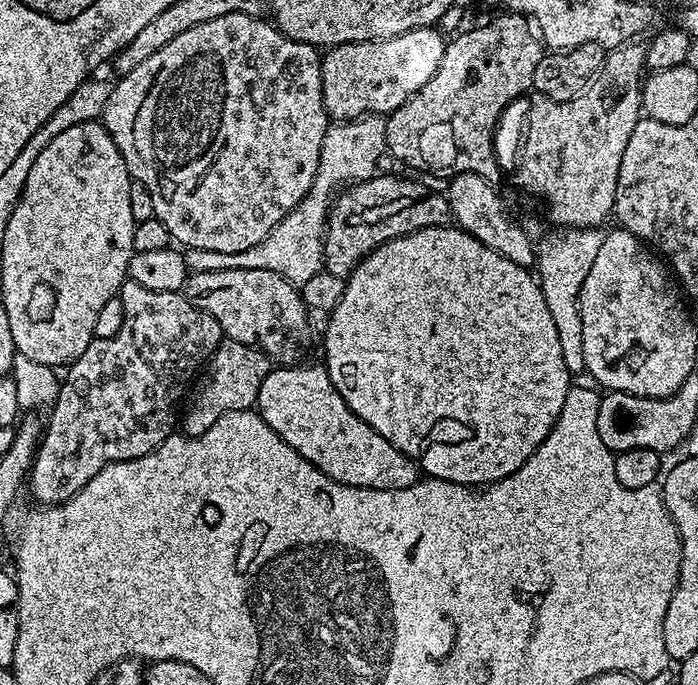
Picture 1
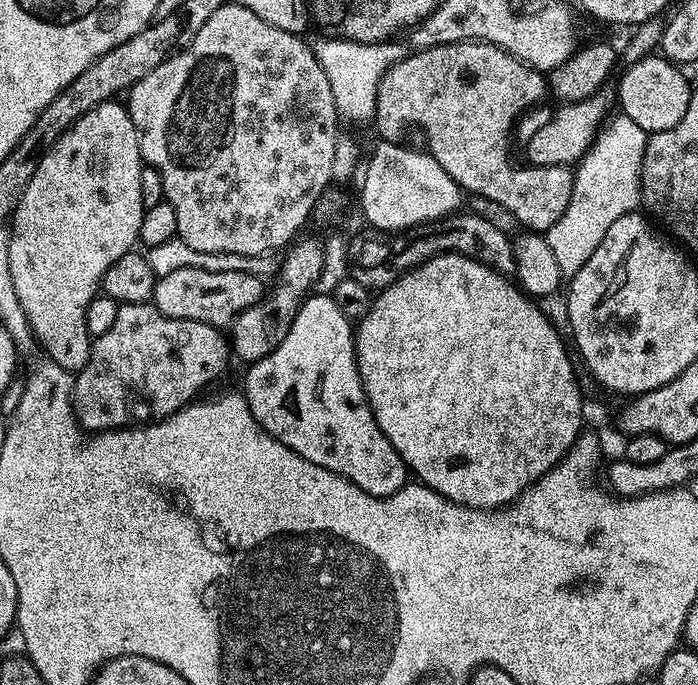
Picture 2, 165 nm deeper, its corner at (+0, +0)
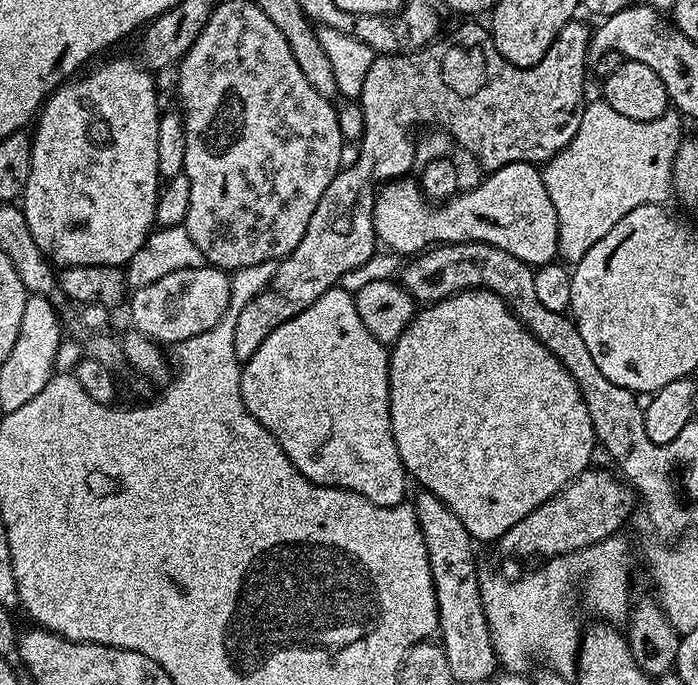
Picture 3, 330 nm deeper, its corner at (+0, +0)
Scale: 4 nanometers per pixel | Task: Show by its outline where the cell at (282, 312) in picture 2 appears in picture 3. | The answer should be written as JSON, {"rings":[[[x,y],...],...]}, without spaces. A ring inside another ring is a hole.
{"rings":[[[573,18],[564,29],[558,34],[558,38],[550,46],[550,50],[546,50],[546,54],[542,58],[542,62],[538,62],[529,68],[519,68],[510,62],[506,62],[506,58],[502,58],[502,54],[498,54],[498,46],[494,46],[491,31],[487,27],[484,28],[480,24],[464,24],[461,28],[456,28],[452,33],[441,35],[439,38],[427,44],[425,48],[419,48],[416,52],[404,52],[401,56],[377,55],[372,61],[370,70],[366,74],[366,82],[362,82],[362,90],[358,97],[358,103],[362,110],[362,118],[364,119],[364,133],[358,141],[358,155],[356,163],[351,165],[350,171],[341,170],[334,178],[334,182],[330,182],[330,186],[326,186],[326,194],[322,194],[322,198],[318,198],[318,206],[314,206],[314,214],[310,214],[310,222],[306,226],[306,234],[302,234],[302,242],[298,242],[298,246],[294,246],[294,250],[289,256],[284,257],[276,266],[276,273],[271,284],[259,292],[257,296],[250,302],[246,302],[246,306],[242,306],[242,310],[238,314],[238,322],[234,326],[234,354],[236,359],[243,362],[249,360],[254,354],[254,350],[258,350],[258,346],[262,346],[262,342],[266,342],[266,338],[270,334],[274,334],[274,330],[278,330],[278,326],[282,326],[282,322],[290,322],[290,318],[294,318],[298,314],[302,314],[302,310],[306,310],[318,298],[322,298],[322,294],[326,294],[326,290],[337,287],[340,280],[350,274],[355,268],[361,268],[363,264],[369,263],[377,255],[378,241],[376,231],[374,230],[374,206],[376,205],[375,195],[369,196],[352,196],[352,180],[356,184],[368,184],[372,179],[380,180],[379,182],[388,182],[393,178],[404,178],[409,175],[408,172],[412,168],[412,140],[408,137],[408,131],[412,128],[415,120],[420,120],[423,116],[433,116],[437,120],[439,127],[452,137],[453,141],[463,151],[469,152],[471,156],[475,156],[481,169],[485,173],[497,172],[502,166],[506,166],[510,162],[526,162],[527,164],[535,164],[543,166],[548,161],[553,160],[560,151],[570,142],[570,138],[574,138],[574,134],[578,134],[578,122],[582,122],[582,114],[584,113],[583,84],[586,81],[584,68],[589,67],[587,58],[588,42],[590,37],[590,28],[580,21],[580,18]]]}

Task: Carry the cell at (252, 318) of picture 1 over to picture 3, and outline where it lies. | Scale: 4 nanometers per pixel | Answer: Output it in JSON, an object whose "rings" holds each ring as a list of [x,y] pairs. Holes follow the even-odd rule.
{"rings":[[[211,266],[174,270],[174,274],[165,274],[158,282],[150,282],[150,286],[135,289],[130,304],[131,300],[131,327],[161,346],[175,346],[219,322],[230,302],[230,276],[225,269]]]}

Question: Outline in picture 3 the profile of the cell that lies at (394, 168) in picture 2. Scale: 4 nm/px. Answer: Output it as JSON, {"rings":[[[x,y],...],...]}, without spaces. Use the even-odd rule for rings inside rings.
{"rings":[[[510,162],[497,172],[489,172],[481,179],[476,188],[461,191],[440,203],[432,203],[421,191],[421,186],[412,178],[396,178],[385,183],[381,192],[375,193],[374,230],[377,241],[384,244],[385,249],[396,254],[419,254],[437,244],[457,244],[458,242],[482,242],[498,246],[498,250],[506,250],[506,254],[514,254],[522,262],[533,266],[543,266],[557,259],[558,246],[558,214],[554,210],[554,202],[544,185],[541,169],[535,164],[526,162]]]}

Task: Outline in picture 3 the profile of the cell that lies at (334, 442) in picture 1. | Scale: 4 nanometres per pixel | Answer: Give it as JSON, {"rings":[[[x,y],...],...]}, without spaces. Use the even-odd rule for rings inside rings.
{"rings":[[[337,286],[326,290],[322,298],[290,318],[290,322],[282,322],[252,357],[243,361],[242,402],[312,484],[345,488],[378,506],[398,506],[405,503],[404,491],[410,485],[410,477],[398,454],[390,422],[389,355],[386,345],[362,326],[355,295]]]}

